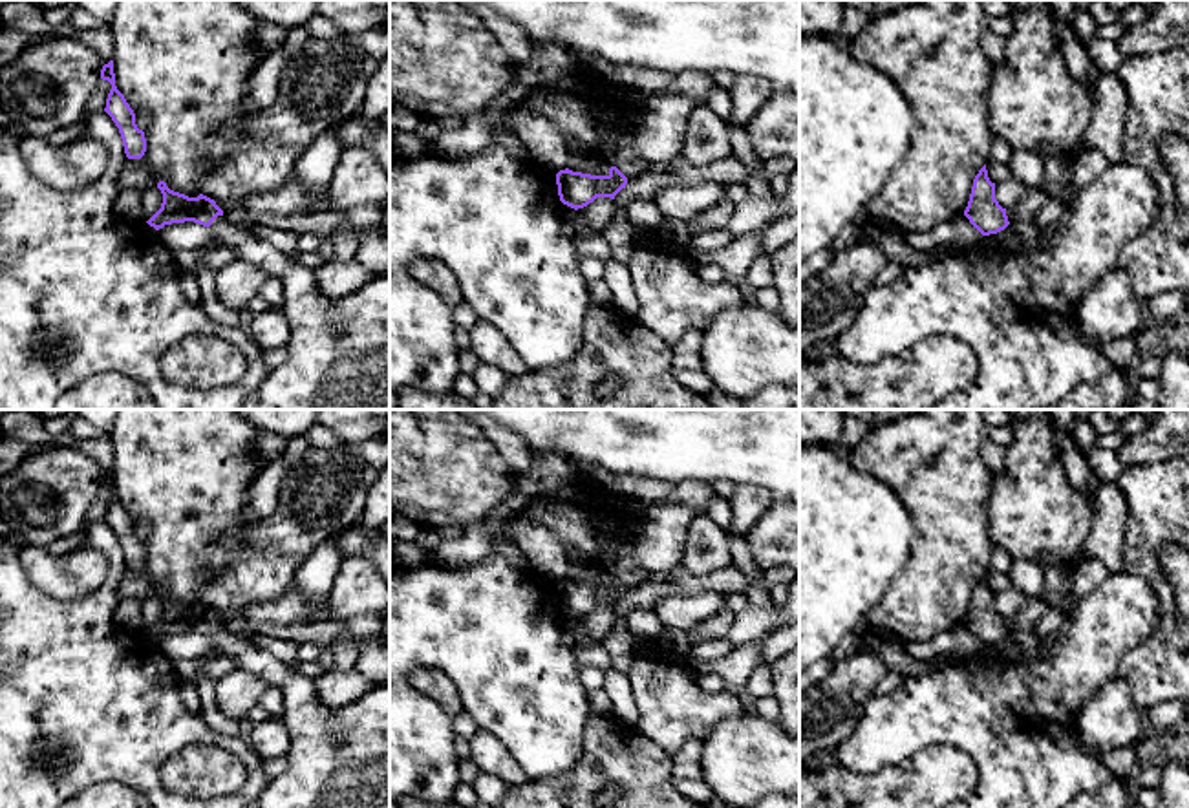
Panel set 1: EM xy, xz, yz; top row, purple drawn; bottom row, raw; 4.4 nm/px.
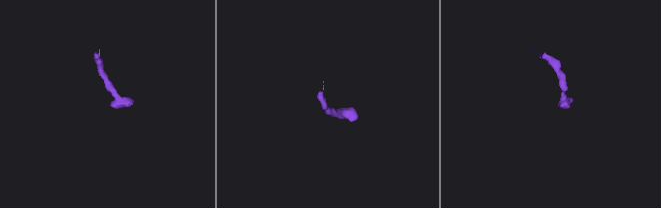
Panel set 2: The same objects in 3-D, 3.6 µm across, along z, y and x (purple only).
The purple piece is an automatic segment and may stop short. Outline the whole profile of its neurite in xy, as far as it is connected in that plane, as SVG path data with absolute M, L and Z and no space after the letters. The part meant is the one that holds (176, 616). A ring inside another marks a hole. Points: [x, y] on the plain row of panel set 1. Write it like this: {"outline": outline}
{"outline": "M159 590L157 598L163 603L161 618L146 631L155 640L163 638L165 634L185 631L210 636L218 625L223 625L223 620L216 614L216 611L203 603L198 607L188 607L170 600L165 590Z"}

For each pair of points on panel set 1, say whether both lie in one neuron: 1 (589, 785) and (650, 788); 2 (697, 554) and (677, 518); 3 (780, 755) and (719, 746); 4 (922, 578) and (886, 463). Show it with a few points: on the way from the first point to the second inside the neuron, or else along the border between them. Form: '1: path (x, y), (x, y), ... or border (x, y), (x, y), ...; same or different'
1: path (604, 777), (635, 777); same
2: border (696, 516), (688, 529), (681, 563); different
3: path (765, 755), (734, 755); same
4: path (928, 549), (928, 505), (915, 492); same

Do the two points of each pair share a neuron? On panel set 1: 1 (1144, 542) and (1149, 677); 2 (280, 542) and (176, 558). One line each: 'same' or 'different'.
1: same
2: different

